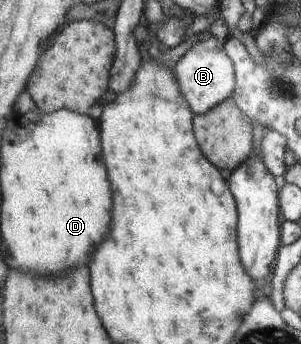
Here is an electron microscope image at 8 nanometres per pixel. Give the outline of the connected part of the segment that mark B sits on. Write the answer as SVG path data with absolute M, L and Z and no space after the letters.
M214 35L193 45L173 68L183 96L187 98L188 106L196 116L211 112L213 108L234 95L234 71L234 62L226 52L226 46Z

